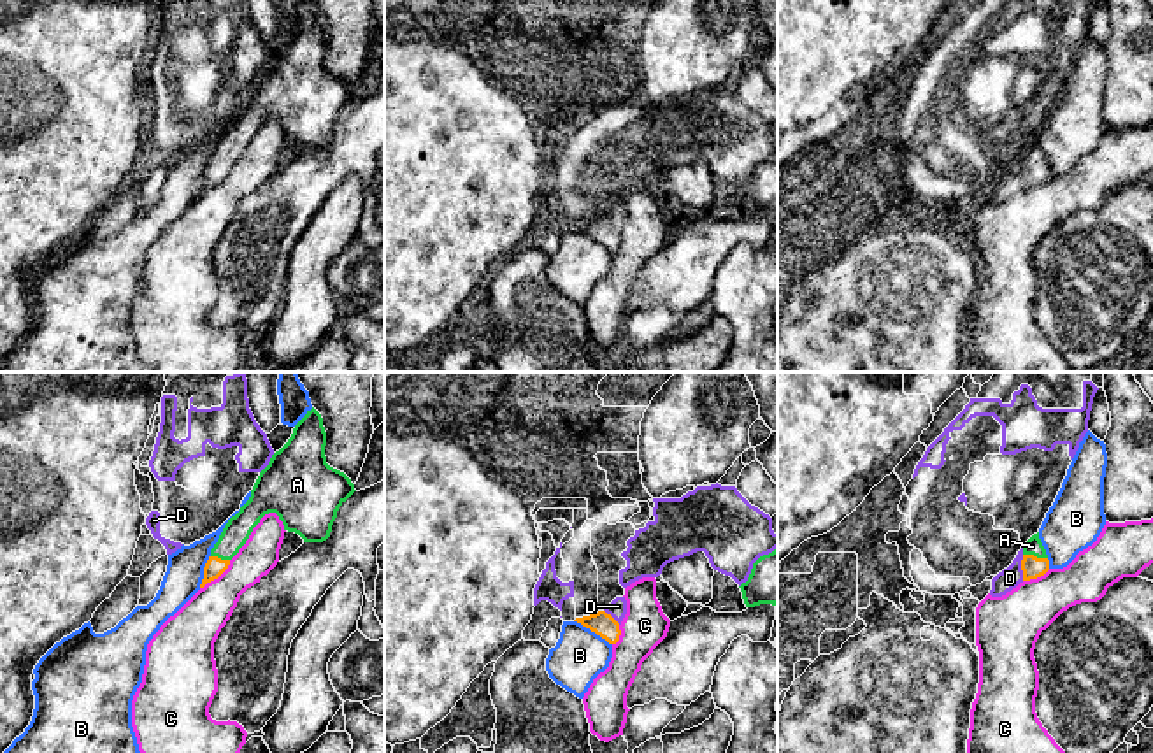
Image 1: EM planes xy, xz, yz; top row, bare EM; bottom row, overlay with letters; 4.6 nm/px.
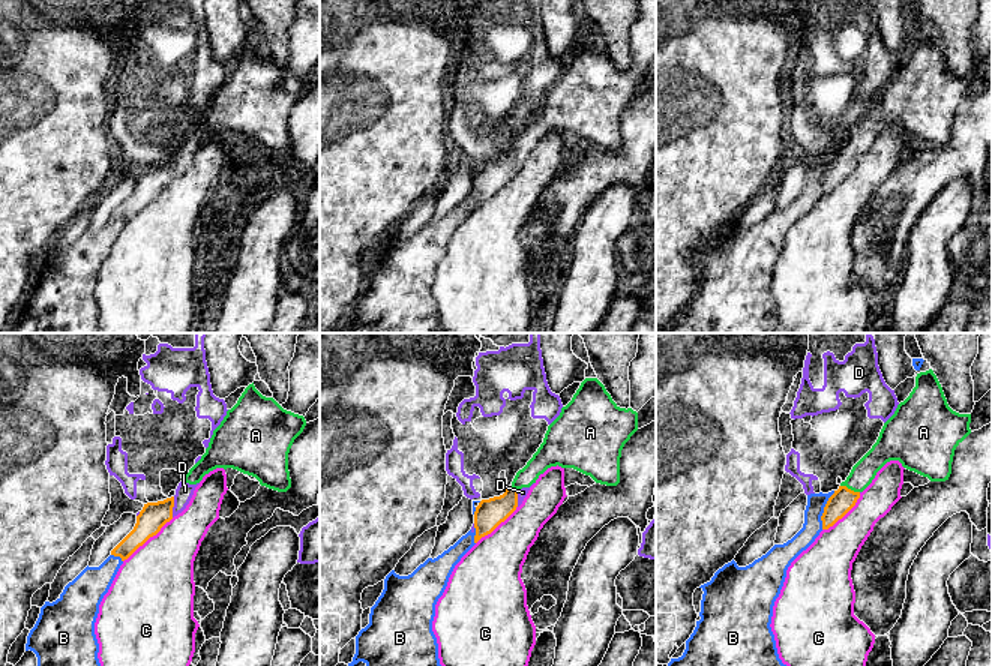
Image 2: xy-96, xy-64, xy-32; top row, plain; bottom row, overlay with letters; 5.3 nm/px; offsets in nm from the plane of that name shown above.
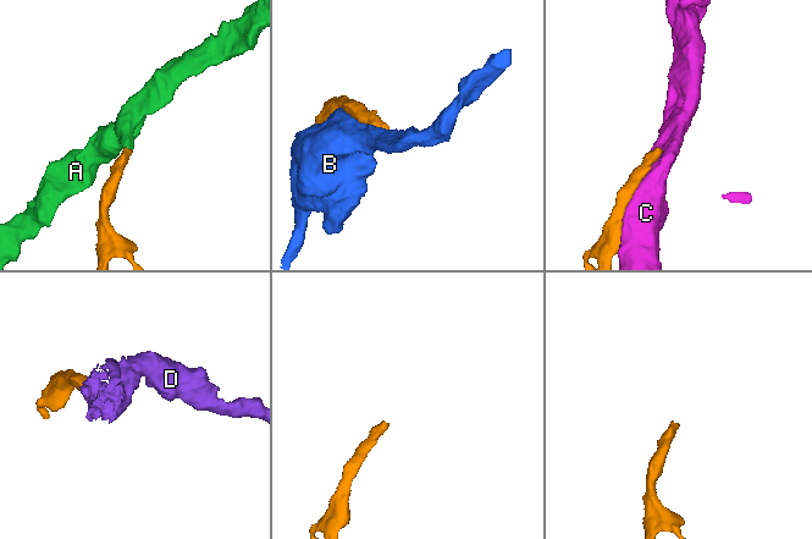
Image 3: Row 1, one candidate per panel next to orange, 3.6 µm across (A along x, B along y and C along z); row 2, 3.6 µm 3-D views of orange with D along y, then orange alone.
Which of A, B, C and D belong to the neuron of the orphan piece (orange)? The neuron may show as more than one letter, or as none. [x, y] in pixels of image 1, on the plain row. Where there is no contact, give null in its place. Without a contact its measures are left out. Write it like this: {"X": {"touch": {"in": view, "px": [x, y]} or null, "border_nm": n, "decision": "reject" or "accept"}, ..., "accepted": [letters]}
{"A": {"touch": {"in": "yz", "px": [1036, 164]}, "border_nm": 110, "decision": "accept"}, "B": {"touch": {"in": "xz", "px": [594, 237]}, "border_nm": 200, "decision": "reject"}, "C": {"touch": {"in": "xy", "px": [216, 185]}, "border_nm": 190, "decision": "reject"}, "D": {"touch": {"in": "yz", "px": [1022, 174]}, "border_nm": 120, "decision": "reject"}, "accepted": ["A"]}

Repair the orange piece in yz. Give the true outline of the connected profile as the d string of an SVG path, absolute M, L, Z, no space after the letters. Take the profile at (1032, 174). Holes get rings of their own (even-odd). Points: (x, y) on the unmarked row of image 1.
M1039 139L1023 151L1021 177L1023 188L1037 186L1049 177L1049 167L1039 146Z

